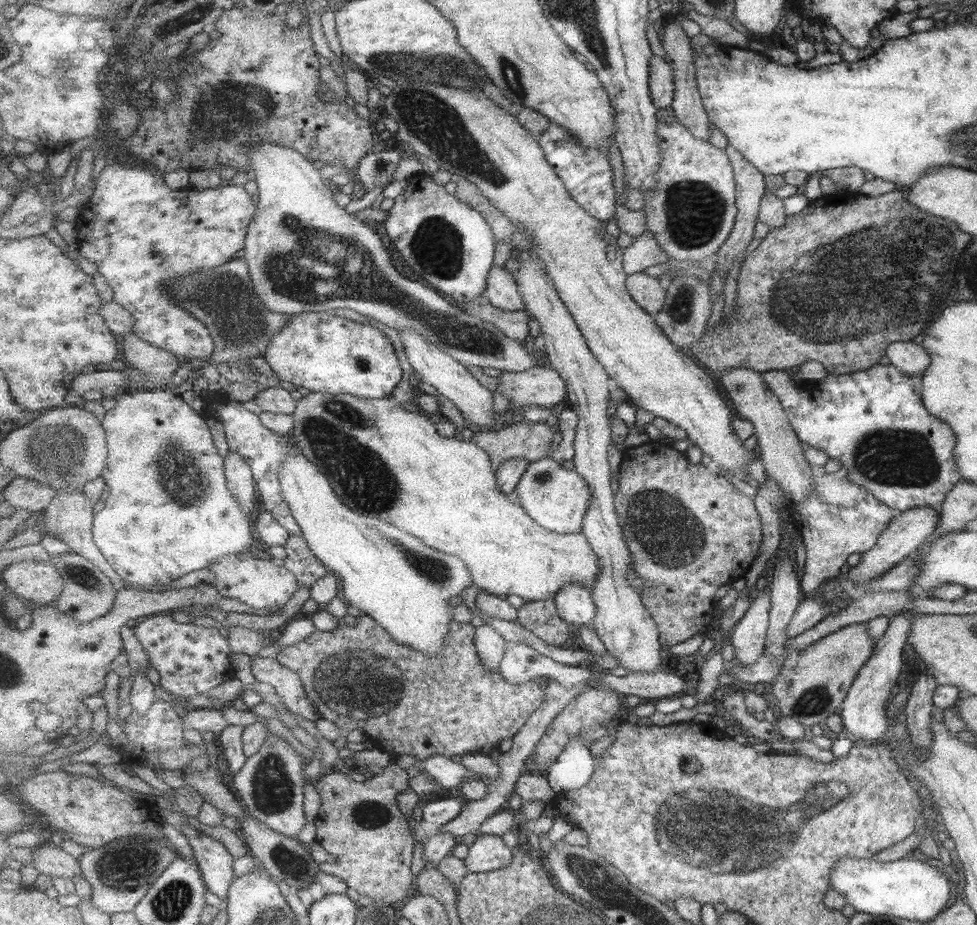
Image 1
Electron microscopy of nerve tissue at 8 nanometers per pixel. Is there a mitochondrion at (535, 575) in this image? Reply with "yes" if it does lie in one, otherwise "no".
no

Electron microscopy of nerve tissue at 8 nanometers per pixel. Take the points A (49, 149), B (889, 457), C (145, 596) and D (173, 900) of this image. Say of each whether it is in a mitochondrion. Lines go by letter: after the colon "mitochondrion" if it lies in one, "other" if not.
A: other
B: mitochondrion
C: other
D: mitochondrion

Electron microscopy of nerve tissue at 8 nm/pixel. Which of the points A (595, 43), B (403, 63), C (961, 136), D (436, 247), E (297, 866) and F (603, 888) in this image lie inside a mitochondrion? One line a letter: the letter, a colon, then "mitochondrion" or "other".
A: mitochondrion
B: mitochondrion
C: mitochondrion
D: mitochondrion
E: mitochondrion
F: mitochondrion

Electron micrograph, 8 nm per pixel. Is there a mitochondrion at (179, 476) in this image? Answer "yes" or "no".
yes

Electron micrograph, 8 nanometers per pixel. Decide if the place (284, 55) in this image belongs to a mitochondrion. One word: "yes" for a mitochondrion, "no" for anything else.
no

